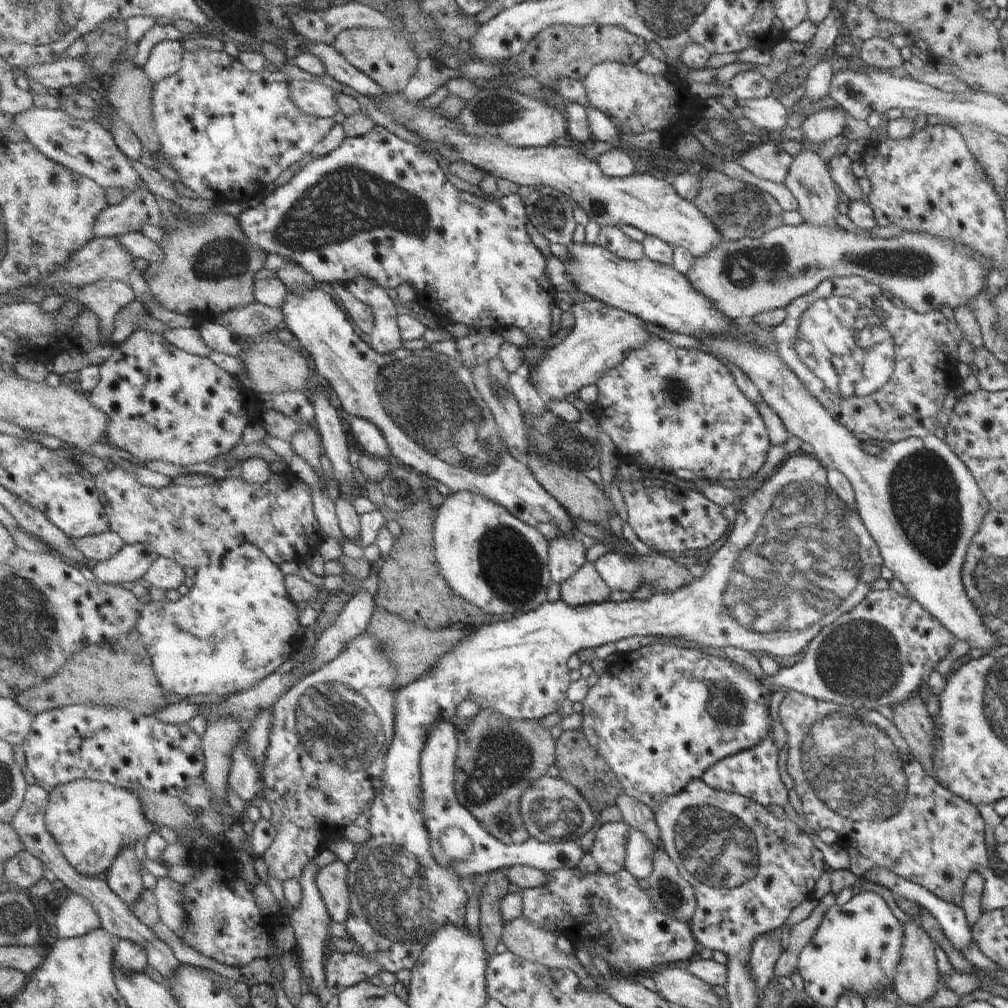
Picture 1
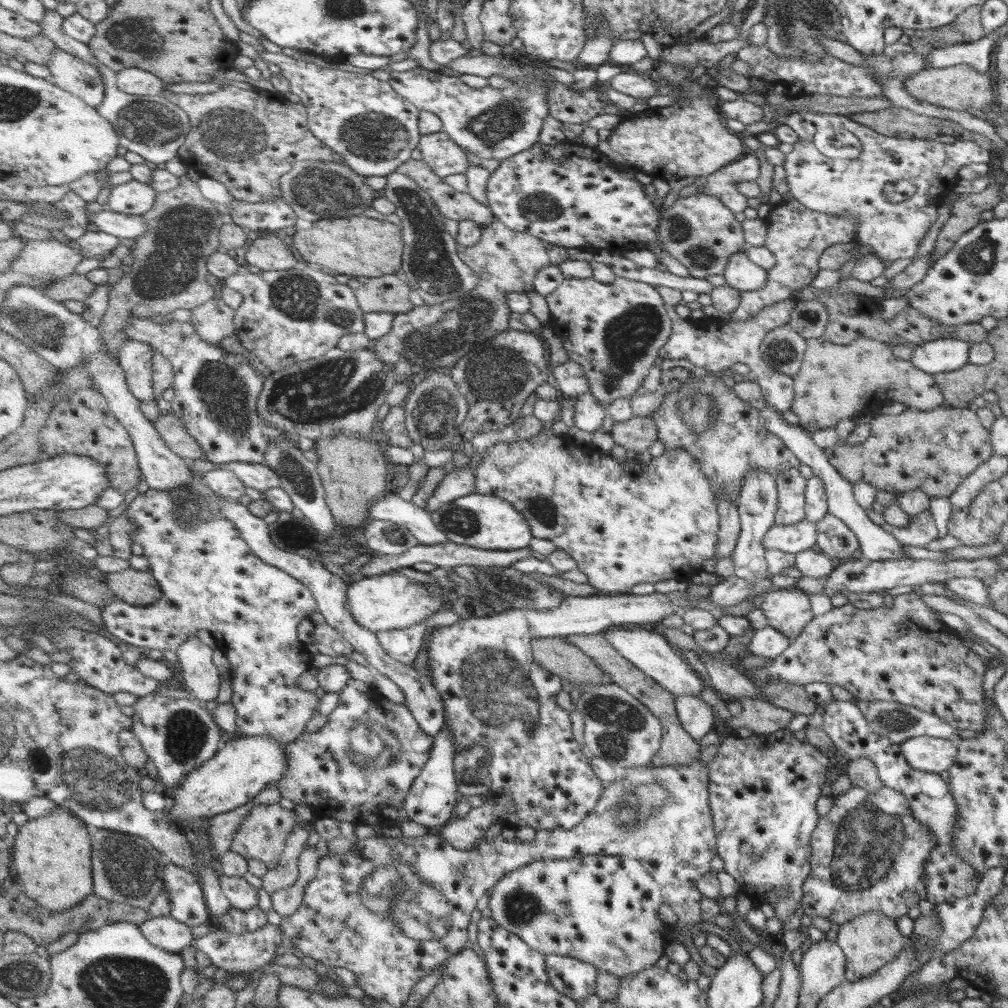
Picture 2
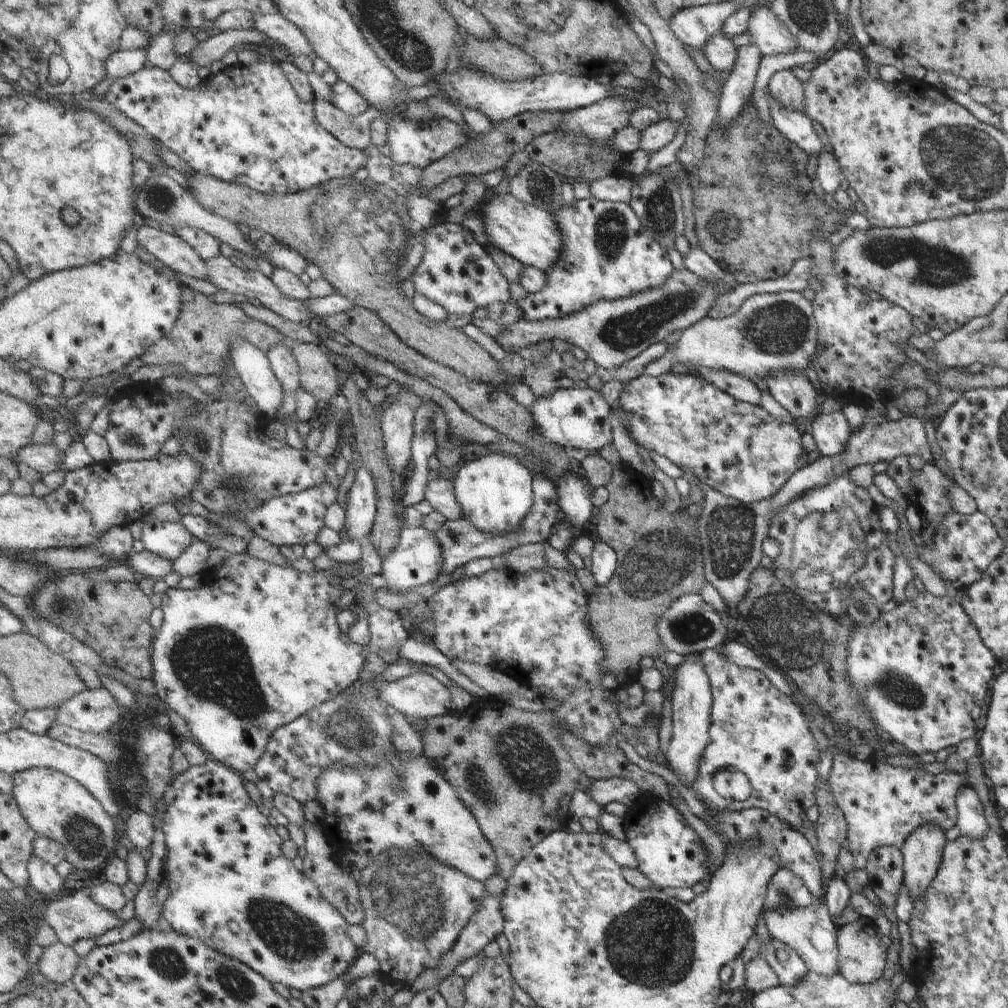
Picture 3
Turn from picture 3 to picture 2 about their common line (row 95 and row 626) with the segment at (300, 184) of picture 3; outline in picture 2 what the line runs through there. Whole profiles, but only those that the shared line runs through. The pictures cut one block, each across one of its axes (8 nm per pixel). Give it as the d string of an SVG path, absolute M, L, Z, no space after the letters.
M192 470L191 473L193 473L193 478L191 478L191 486L189 486L189 488L185 488L185 490L171 490L171 492L163 492L163 490L153 490L153 488L148 488L148 487L142 488L139 494L130 502L127 509L124 511L125 513L127 513L127 515L129 515L129 518L131 518L131 523L135 525L135 530L133 530L133 534L131 534L131 537L133 537L133 542L139 543L143 547L144 549L143 554L147 556L147 558L149 558L149 564L150 564L149 571L154 575L155 579L158 580L159 586L162 588L163 596L161 599L158 600L157 603L149 605L148 607L141 609L140 611L134 610L132 607L128 607L127 603L124 600L115 598L115 600L113 600L111 604L105 606L105 608L101 610L101 617L103 620L103 624L105 625L106 630L110 632L110 636L113 636L117 641L119 641L122 644L129 643L135 647L142 647L142 648L146 648L150 650L158 650L158 651L173 650L175 653L178 652L178 648L181 646L181 644L183 644L183 641L185 641L185 639L189 637L189 635L193 635L193 633L198 633L199 631L201 631L201 629L205 629L209 631L215 637L215 640L217 642L217 647L220 650L223 650L223 652L229 654L230 662L232 663L232 670L230 671L231 686L232 686L231 703L235 706L238 712L238 728L240 729L240 731L245 736L248 735L251 737L268 737L269 739L275 740L277 742L281 742L283 744L286 744L288 742L293 742L297 738L299 739L302 737L302 734L305 732L306 725L311 721L311 718L313 718L313 716L316 716L317 709L319 709L318 707L319 700L321 700L321 698L318 699L317 696L313 694L313 691L305 692L303 690L300 690L299 686L297 686L297 681L299 680L299 676L301 676L303 672L305 672L306 670L312 667L311 659L313 657L313 654L309 653L306 650L305 648L306 645L303 642L301 642L301 640L299 640L299 636L297 636L297 626L299 626L299 622L301 622L301 620L303 619L308 619L311 621L311 616L313 616L313 611L318 610L317 600L315 600L315 596L313 596L311 589L306 584L303 584L303 582L299 582L299 580L297 580L297 578L295 578L293 575L287 574L287 572L283 572L283 569L273 567L271 566L271 564L267 564L265 560L259 558L259 556L257 556L257 554L255 554L255 552L251 550L251 546L249 546L249 544L247 544L247 542L243 540L243 536L241 532L239 532L239 530L235 528L235 524L233 524L231 520L227 520L227 518L225 518L225 516L223 516L221 512L215 510L216 504L222 502L224 499L221 496L217 496L217 494L214 494L213 490L211 490L211 488L209 488L209 486L205 484L205 480L203 480L203 474L201 473L195 474L195 472L192 472Z

